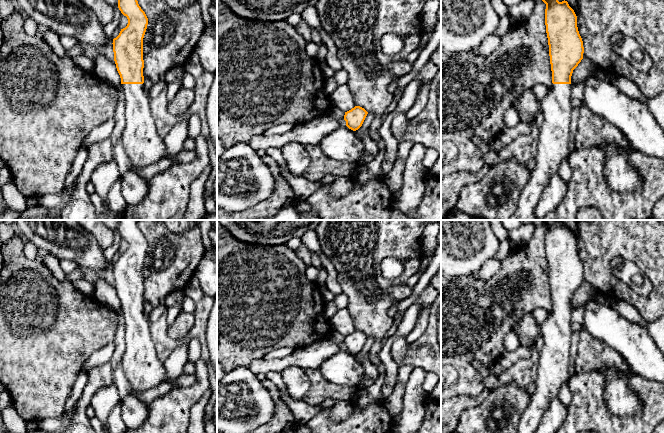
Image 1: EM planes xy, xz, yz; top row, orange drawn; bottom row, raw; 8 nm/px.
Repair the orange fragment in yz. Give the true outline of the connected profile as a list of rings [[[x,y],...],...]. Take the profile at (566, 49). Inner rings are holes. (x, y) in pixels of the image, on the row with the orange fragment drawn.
[[[542,0],[546,4],[545,25],[549,45],[552,71],[552,88],[541,101],[543,124],[539,134],[539,145],[535,168],[530,171],[529,180],[523,188],[516,210],[510,220],[537,220],[535,208],[552,176],[558,173],[563,161],[568,161],[571,152],[568,141],[570,135],[571,76],[583,59],[583,41],[577,27],[577,16],[567,1]]]

